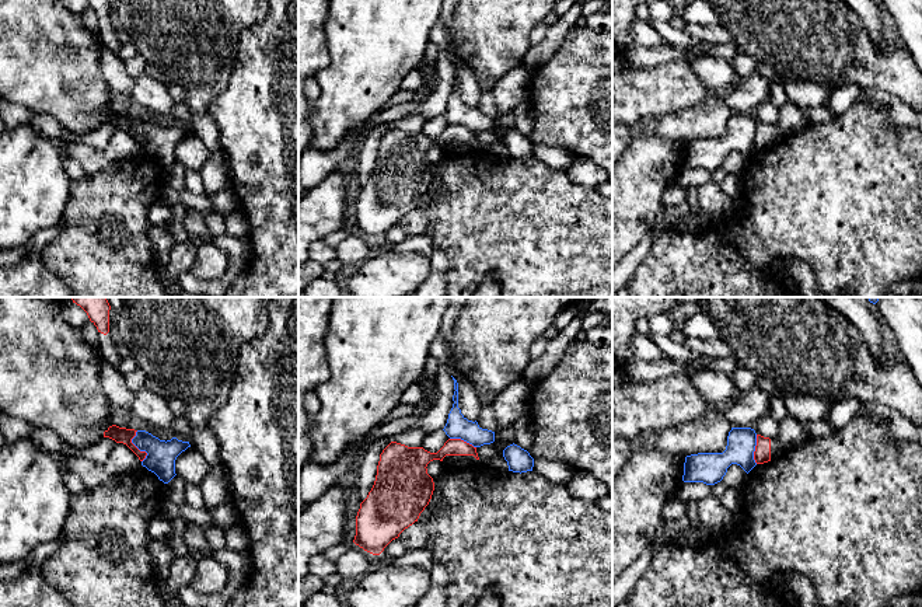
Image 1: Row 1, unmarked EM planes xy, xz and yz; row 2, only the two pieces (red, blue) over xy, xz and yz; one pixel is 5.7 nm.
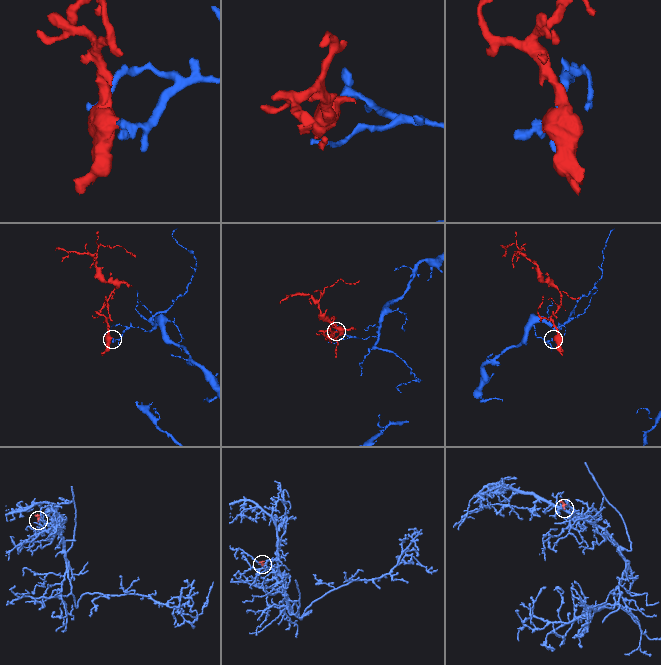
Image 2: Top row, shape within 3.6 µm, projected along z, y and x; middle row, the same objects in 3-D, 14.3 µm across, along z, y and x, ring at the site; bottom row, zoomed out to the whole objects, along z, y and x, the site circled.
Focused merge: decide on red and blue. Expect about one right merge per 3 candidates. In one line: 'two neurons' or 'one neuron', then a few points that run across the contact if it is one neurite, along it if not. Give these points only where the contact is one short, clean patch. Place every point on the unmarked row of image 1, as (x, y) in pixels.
two neurons; line xy (136, 117), (132, 128), (146, 139), (142, 147)

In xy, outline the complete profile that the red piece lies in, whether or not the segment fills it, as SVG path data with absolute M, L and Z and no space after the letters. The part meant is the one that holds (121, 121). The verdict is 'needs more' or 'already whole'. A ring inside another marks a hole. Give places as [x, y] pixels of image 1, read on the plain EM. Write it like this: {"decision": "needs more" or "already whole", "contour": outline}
{"decision": "already whole", "contour": "M116 111L109 112L105 118L104 118L104 123L109 123L112 126L115 126L116 129L123 129L126 130L137 143L140 147L143 147L147 142L146 137L140 137L133 129L132 125L136 122L135 115L126 115L126 114L119 114Z"}

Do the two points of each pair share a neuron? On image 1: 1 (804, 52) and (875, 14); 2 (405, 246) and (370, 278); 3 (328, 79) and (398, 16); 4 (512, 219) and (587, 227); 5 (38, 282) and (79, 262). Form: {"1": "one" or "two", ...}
{"1": "two", "2": "two", "3": "one", "4": "one", "5": "two"}

